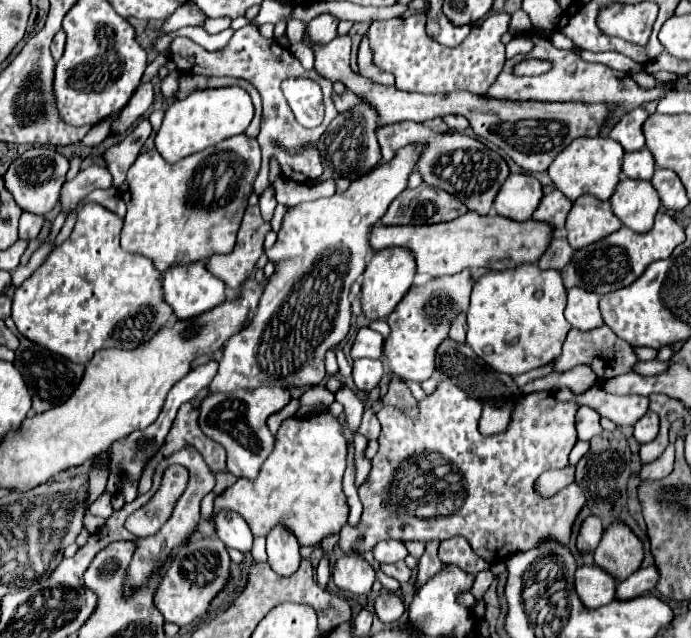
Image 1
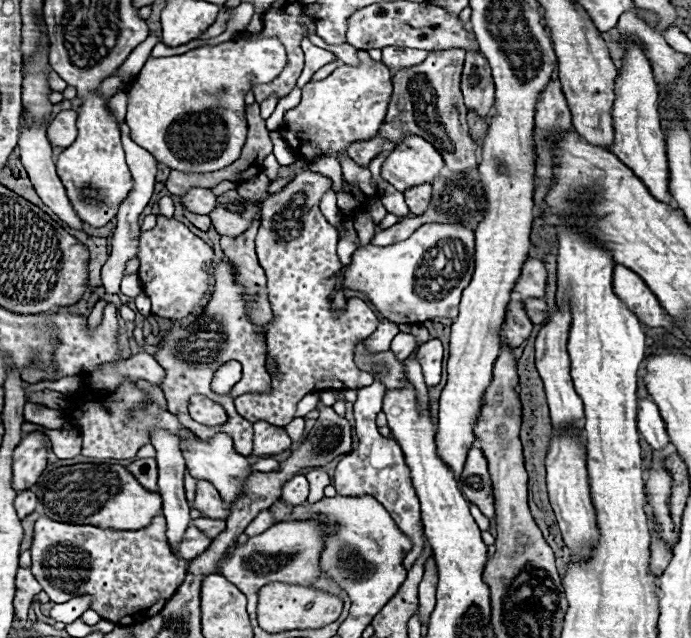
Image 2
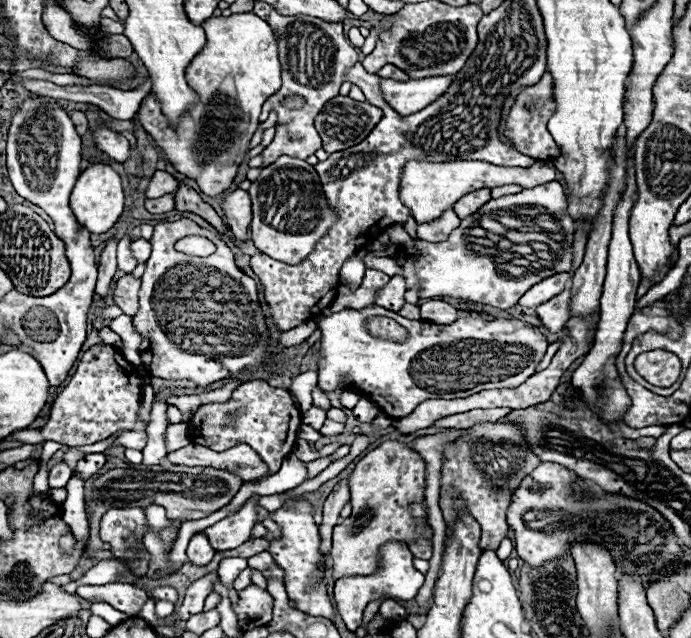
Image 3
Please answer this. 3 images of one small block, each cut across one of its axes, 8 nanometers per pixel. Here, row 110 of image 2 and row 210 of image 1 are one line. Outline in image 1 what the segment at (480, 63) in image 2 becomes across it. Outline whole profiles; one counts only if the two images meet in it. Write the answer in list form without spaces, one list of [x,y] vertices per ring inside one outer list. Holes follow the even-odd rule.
[[[396,122],[380,126],[376,130],[376,136],[384,162],[390,162],[396,156],[396,152],[408,144],[422,144],[424,150],[416,162],[416,170],[420,172],[424,182],[458,196],[458,200],[462,200],[468,206],[468,210],[474,210],[478,214],[490,212],[498,188],[510,174],[508,164],[500,154],[466,134],[440,134],[418,122]]]

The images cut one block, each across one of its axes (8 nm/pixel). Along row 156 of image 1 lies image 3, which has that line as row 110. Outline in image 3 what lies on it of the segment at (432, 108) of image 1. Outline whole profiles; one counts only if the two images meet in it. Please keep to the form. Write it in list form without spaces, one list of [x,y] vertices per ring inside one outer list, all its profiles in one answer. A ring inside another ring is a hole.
[[[546,72],[542,76],[542,80],[534,86],[526,86],[522,88],[522,92],[518,94],[510,114],[508,114],[508,124],[506,124],[506,136],[512,142],[514,148],[518,148],[518,152],[528,154],[532,158],[556,158],[560,154],[554,138],[550,136],[546,124],[550,120],[550,116],[554,114],[554,102],[552,102],[552,82],[550,82],[550,74]]]

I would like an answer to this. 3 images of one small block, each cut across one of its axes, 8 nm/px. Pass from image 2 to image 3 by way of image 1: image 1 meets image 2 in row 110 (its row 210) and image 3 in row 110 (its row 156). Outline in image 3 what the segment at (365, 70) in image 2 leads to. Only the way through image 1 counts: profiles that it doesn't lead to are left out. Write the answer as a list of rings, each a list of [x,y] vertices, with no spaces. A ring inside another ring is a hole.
[[[434,76],[410,82],[380,78],[380,92],[384,102],[398,114],[414,114],[414,110],[422,110],[422,106],[428,106],[434,98],[440,98],[450,82],[452,76]]]

